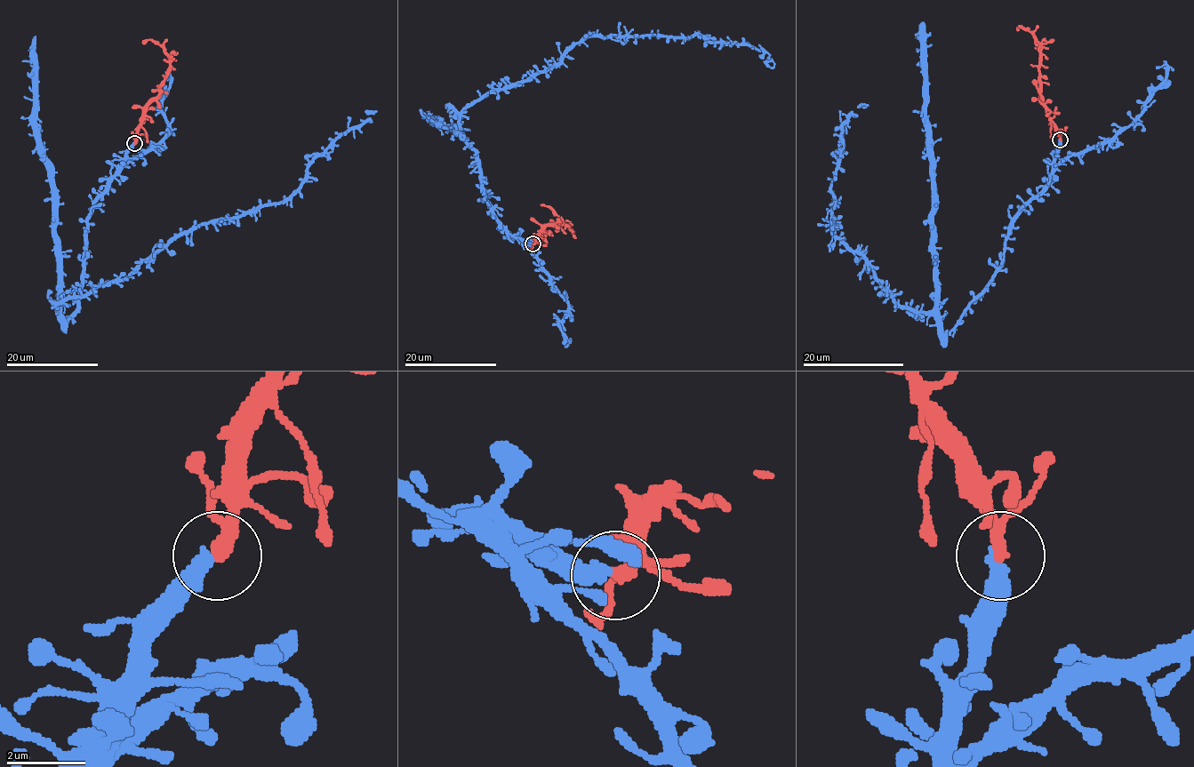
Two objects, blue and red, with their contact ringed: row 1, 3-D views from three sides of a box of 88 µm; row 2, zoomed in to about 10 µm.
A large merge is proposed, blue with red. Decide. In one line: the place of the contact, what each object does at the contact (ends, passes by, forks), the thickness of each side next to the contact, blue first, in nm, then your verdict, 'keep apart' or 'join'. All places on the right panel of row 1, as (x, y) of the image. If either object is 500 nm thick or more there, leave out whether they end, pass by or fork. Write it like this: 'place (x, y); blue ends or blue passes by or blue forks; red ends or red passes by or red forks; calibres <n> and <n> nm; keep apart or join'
place (1060, 139); blue ends; red passes by; calibres 400 and 260 nm; join

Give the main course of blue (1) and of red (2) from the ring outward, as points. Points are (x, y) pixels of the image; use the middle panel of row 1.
1: (532, 243), (486, 201), (460, 132), (469, 106), (588, 36), (697, 33), (763, 48), (770, 67)
2: (533, 243), (546, 226), (568, 225), (550, 209), (540, 204)

